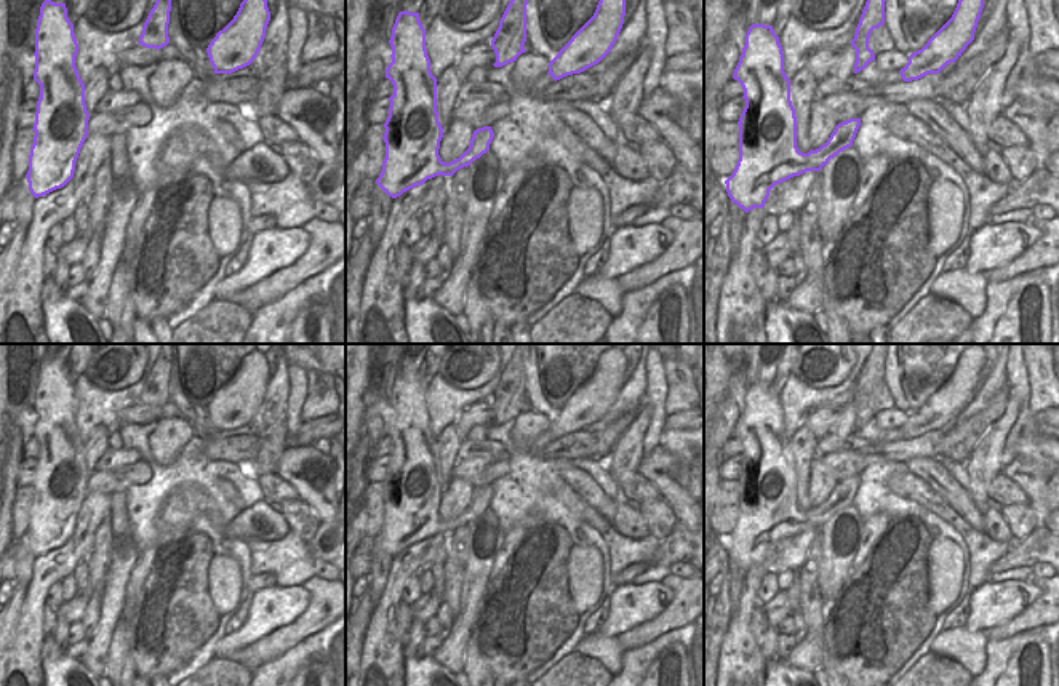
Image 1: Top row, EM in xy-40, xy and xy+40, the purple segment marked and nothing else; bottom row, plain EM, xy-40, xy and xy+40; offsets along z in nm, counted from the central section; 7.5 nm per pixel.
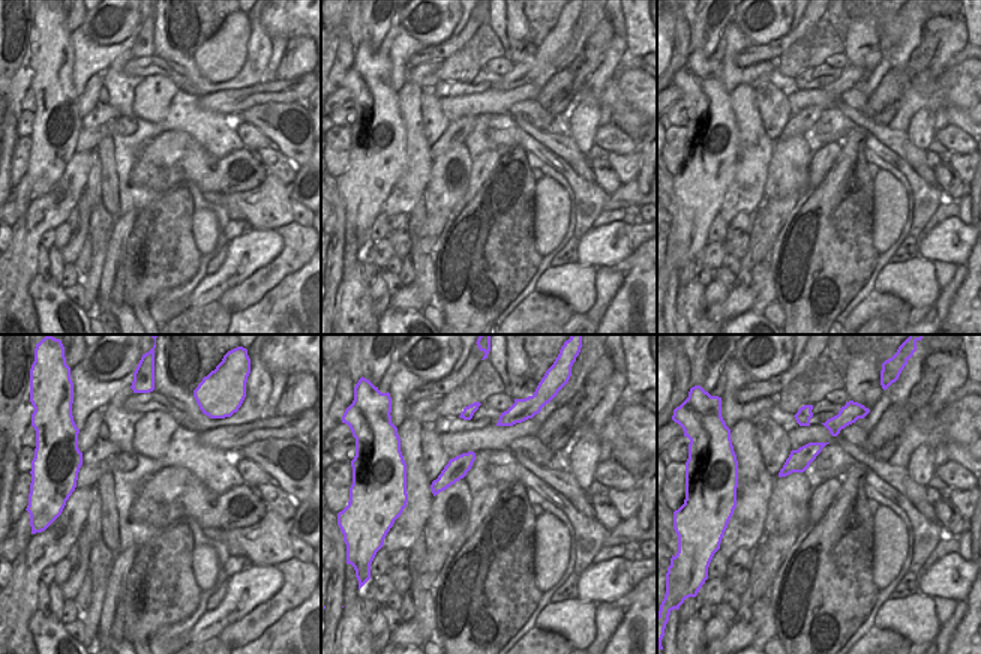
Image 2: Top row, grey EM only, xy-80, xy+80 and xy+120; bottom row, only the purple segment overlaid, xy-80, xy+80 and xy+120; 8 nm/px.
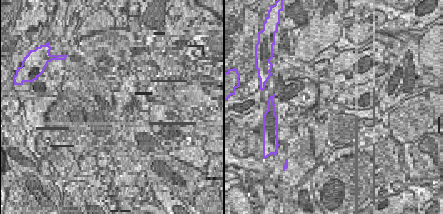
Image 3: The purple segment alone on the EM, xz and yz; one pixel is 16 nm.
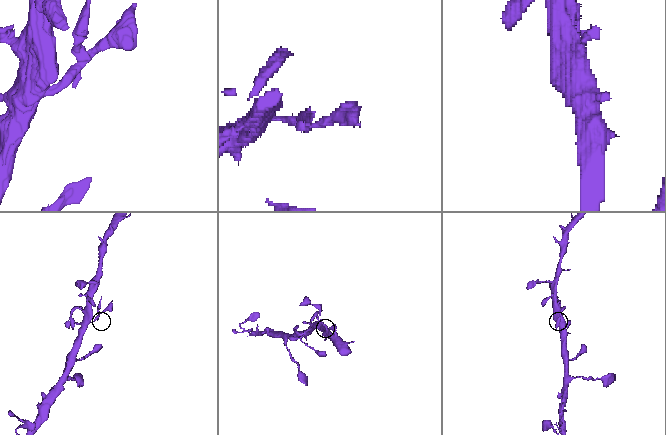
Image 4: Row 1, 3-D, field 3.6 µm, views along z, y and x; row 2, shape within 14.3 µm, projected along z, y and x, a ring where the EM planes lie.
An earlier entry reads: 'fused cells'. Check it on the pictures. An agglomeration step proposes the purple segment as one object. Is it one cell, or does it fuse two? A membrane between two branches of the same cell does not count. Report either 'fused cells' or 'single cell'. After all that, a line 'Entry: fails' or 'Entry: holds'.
fused cells
Entry: holds

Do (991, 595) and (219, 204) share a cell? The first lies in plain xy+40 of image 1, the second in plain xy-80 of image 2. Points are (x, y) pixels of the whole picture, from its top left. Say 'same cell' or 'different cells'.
different cells

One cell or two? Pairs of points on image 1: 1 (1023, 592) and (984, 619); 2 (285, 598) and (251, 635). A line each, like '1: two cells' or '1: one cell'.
1: one cell
2: one cell

